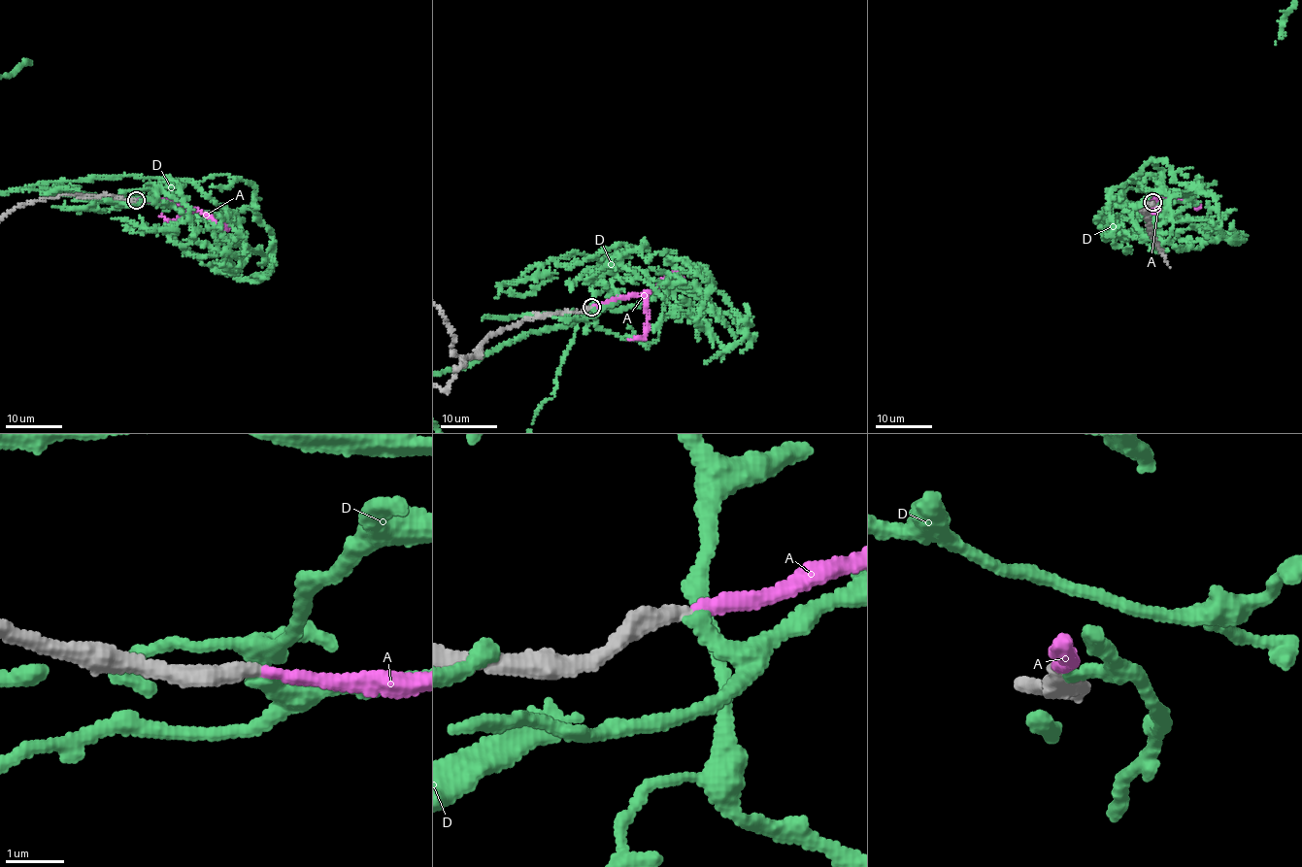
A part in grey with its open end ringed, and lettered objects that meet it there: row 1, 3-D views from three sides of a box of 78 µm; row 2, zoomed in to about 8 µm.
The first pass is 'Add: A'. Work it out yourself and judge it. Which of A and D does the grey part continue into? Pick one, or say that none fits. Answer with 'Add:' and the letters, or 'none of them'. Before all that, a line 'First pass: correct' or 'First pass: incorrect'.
First pass: correct
Add: A

